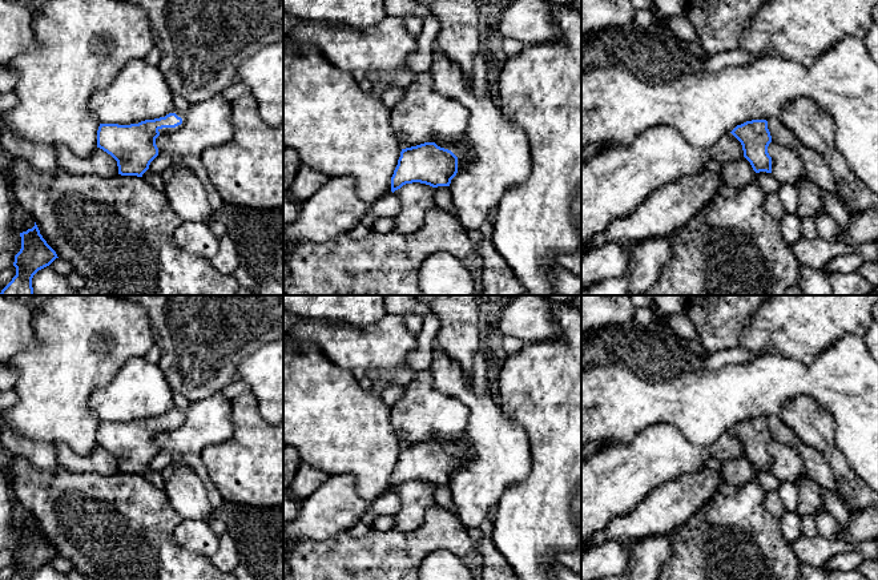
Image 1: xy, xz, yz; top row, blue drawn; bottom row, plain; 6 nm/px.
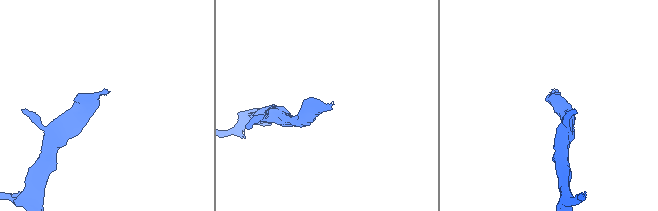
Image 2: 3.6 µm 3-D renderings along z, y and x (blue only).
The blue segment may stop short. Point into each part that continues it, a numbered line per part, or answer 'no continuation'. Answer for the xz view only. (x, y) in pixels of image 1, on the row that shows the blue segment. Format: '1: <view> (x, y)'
1: xz (464, 156)

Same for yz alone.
no continuation

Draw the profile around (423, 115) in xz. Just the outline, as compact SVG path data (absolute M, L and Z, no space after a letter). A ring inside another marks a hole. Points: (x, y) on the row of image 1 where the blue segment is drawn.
M431 72L416 73L411 85L404 88L403 98L391 109L390 124L402 149L436 140L456 141L467 130L470 110L454 98L447 98L432 88Z

